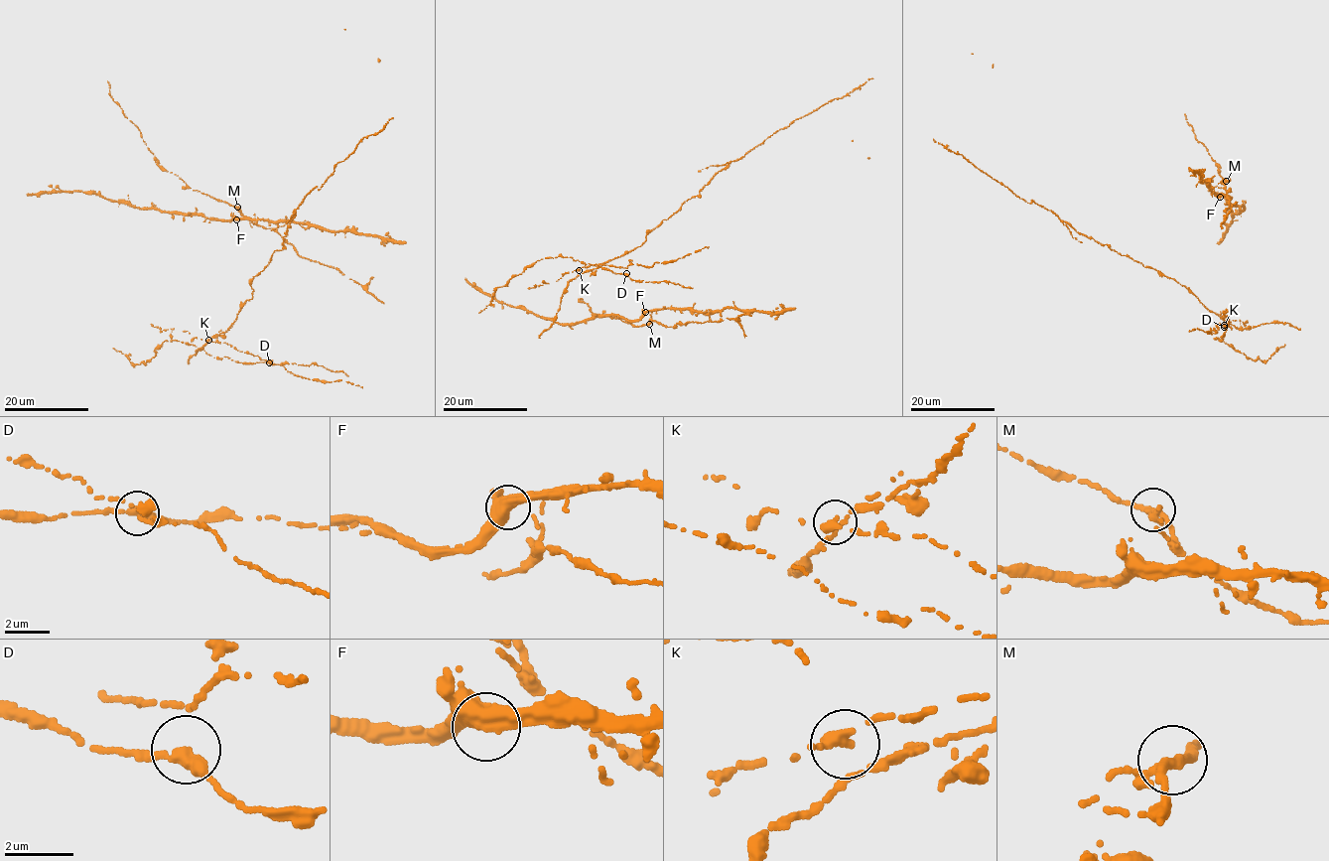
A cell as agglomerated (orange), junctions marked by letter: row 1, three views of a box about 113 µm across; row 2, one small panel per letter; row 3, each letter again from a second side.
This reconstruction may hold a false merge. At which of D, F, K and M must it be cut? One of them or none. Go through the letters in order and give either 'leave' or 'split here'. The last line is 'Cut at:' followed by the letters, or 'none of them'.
D: leave
F: leave
K: split here
M: leave
Cut at: K

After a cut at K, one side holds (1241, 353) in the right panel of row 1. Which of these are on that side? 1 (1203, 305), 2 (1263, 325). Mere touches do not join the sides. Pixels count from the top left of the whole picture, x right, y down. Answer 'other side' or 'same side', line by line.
1: other side
2: other side

